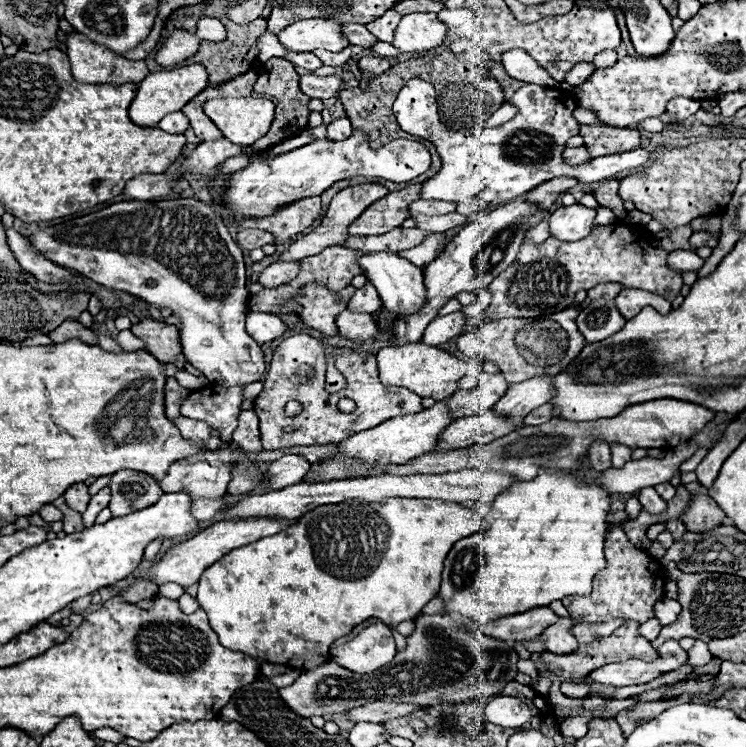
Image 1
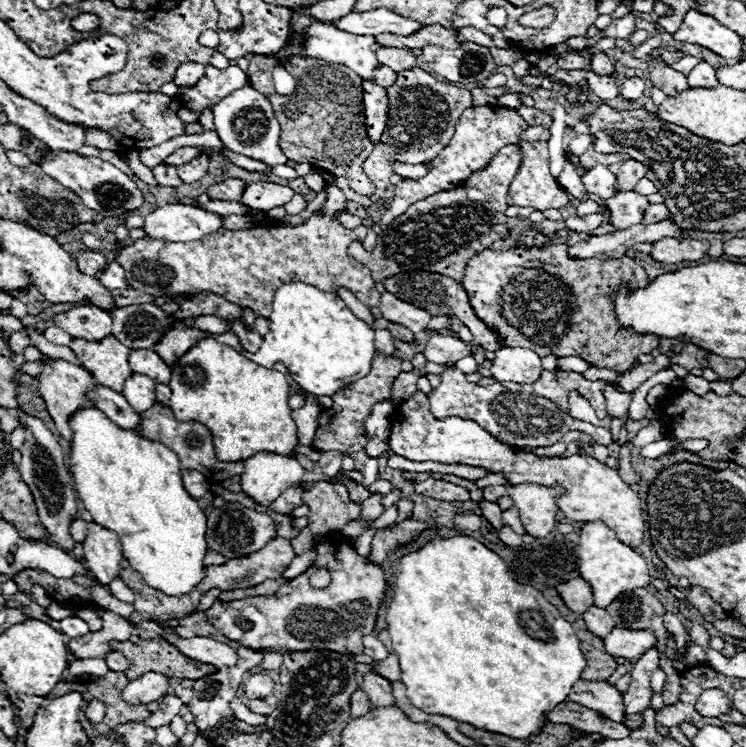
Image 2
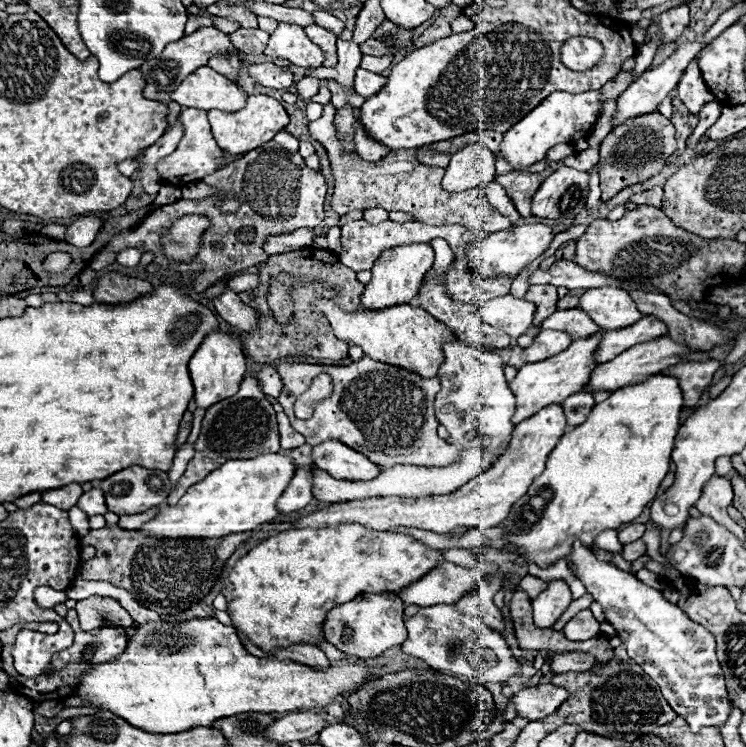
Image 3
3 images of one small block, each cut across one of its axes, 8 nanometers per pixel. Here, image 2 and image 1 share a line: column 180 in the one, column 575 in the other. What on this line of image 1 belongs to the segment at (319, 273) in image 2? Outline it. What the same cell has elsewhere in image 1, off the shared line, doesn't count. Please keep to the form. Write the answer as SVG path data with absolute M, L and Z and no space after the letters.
M596 226L594 232L574 244L570 242L562 242L556 238L548 238L542 244L522 244L520 252L518 252L520 260L514 260L502 274L498 274L490 286L486 286L484 290L488 290L492 294L492 302L488 304L488 308L484 310L486 320L500 320L500 318L542 318L554 312L560 312L564 308L568 308L574 302L574 294L578 290L588 290L594 288L598 284L604 282L620 282L626 288L640 288L658 296L664 296L666 300L674 300L680 294L680 286L682 286L682 276L676 270L670 270L666 266L666 252L652 248L650 246L650 232L644 226Z

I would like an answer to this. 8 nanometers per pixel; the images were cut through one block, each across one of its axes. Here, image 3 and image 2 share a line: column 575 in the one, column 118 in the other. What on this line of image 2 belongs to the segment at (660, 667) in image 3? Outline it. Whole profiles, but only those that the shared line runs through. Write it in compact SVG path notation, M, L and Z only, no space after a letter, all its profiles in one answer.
M88 522L86 538L82 544L84 544L84 562L88 570L102 584L110 584L120 572L122 550L118 536L96 522Z

